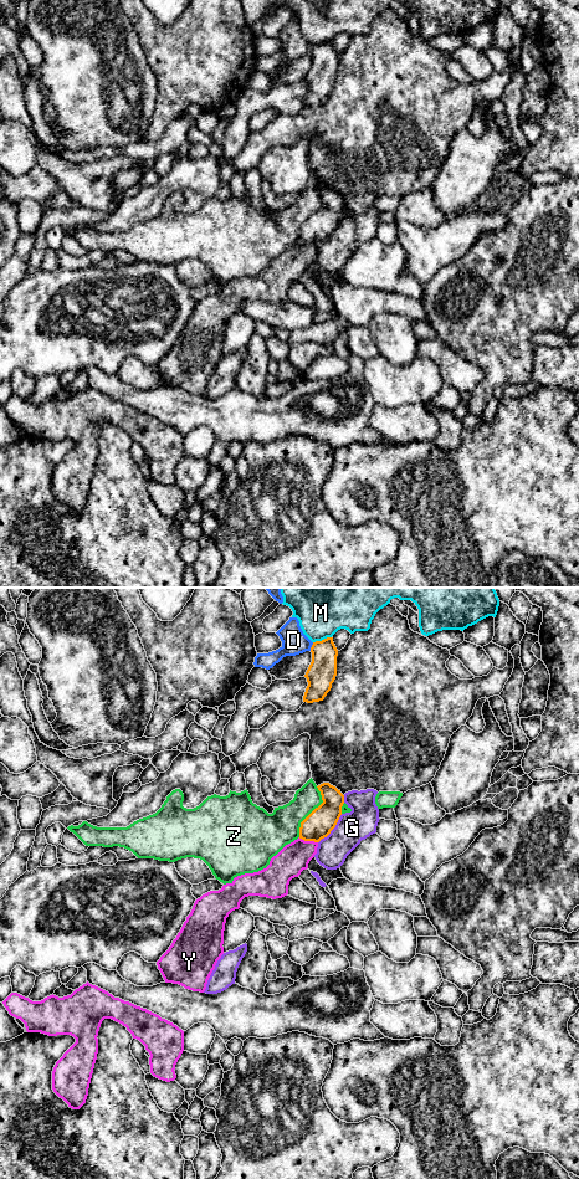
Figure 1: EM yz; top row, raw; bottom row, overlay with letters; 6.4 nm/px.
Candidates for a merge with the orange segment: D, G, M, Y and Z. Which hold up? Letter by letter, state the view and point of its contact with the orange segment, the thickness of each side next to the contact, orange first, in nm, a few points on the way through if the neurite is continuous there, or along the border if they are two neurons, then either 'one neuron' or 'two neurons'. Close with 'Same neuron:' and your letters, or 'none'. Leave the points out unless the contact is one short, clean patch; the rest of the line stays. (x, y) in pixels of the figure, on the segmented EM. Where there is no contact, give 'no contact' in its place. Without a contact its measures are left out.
D: yz (312, 646) | 190/160 nm | along yz (313, 642), (310, 650) | two neurons
G: yz (333, 828) | 180/200 nm | two neurons
M: yz (322, 640) | 190/400 nm | two neurons
Y: yz (308, 840) | 180/190 nm | across yz (322, 820), (312, 830), (308, 840), (306, 846), (295, 857) | one neuron
Z: yz (312, 811) | 180/220 nm | two neurons
Same neuron: Y

